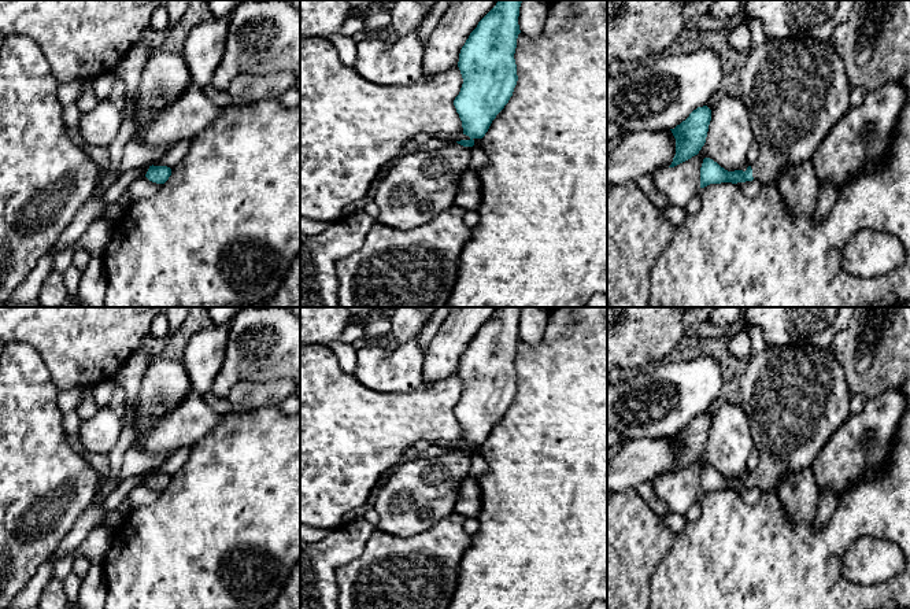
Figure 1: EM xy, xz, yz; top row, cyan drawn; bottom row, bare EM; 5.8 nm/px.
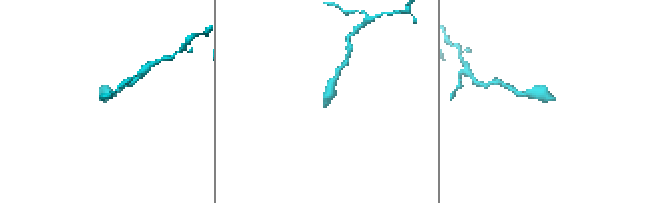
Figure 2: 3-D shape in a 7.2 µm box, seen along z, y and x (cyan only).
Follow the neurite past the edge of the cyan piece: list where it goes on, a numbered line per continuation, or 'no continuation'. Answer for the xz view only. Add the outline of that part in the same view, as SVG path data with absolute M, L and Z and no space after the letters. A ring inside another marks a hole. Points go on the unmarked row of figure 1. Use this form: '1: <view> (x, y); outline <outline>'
1: xz (418, 494); outline M460 451L447 453L434 458L417 458L400 462L386 476L374 501L374 510L380 520L376 531L397 538L411 538L425 534L439 521L455 512L459 487L469 477L470 454Z

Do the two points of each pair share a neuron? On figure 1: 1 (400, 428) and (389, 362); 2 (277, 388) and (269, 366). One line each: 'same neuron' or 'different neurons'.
1: different neurons
2: different neurons

